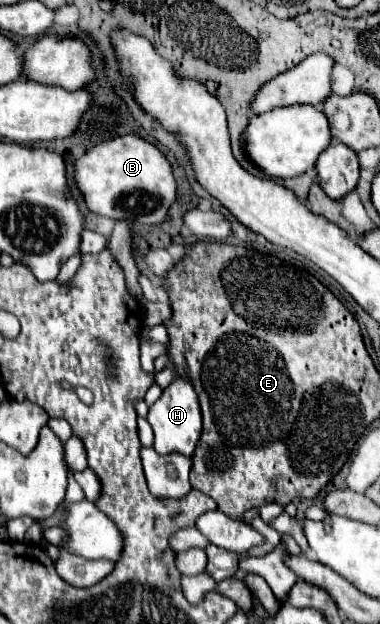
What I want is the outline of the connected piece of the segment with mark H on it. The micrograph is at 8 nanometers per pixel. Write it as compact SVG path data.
M187 375L177 377L167 389L163 389L163 395L149 407L147 421L153 427L155 433L155 449L165 455L165 453L181 453L191 457L195 451L195 445L201 437L201 413L199 413L199 399L195 395L193 383Z

